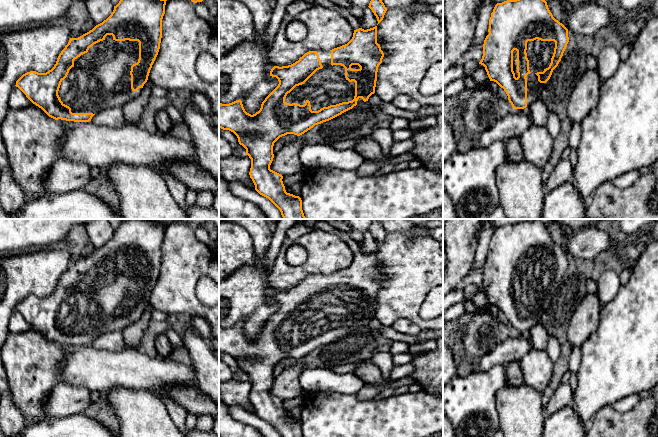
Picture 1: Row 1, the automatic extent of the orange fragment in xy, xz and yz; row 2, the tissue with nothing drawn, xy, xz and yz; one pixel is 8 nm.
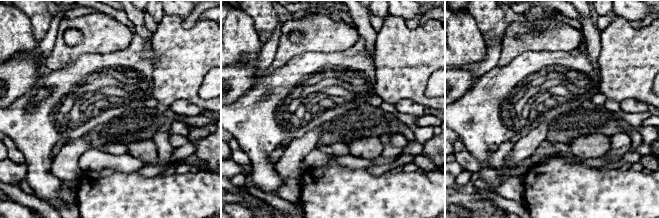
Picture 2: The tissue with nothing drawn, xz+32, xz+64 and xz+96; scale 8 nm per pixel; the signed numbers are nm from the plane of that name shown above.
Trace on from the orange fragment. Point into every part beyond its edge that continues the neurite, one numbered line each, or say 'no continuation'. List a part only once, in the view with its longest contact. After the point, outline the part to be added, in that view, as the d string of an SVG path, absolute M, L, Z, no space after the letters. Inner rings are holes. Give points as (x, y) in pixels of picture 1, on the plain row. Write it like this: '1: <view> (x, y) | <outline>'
1: xy (100, 303) | M107 259L103 265L94 268L88 276L74 284L74 290L69 294L67 301L62 304L58 319L63 328L71 332L72 337L93 337L113 331L123 331L129 325L137 322L142 315L131 313L131 290L138 286L138 265L115 265L112 259Z

